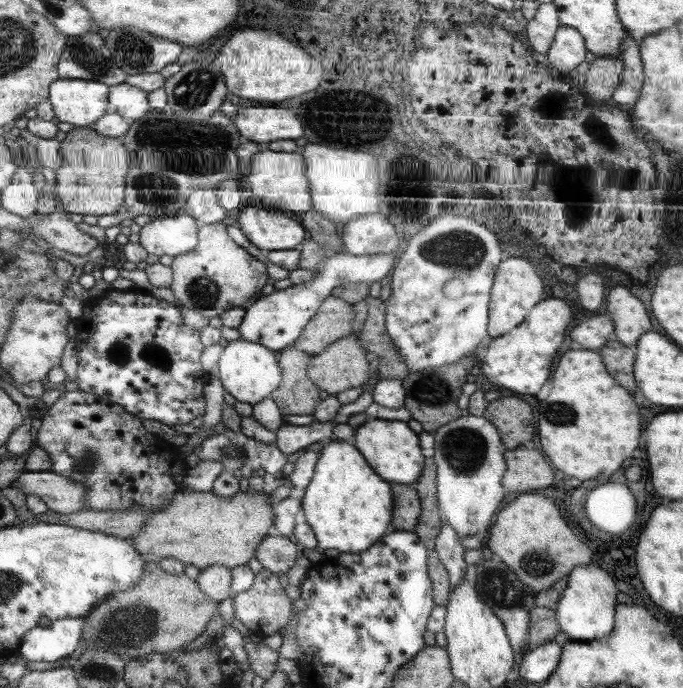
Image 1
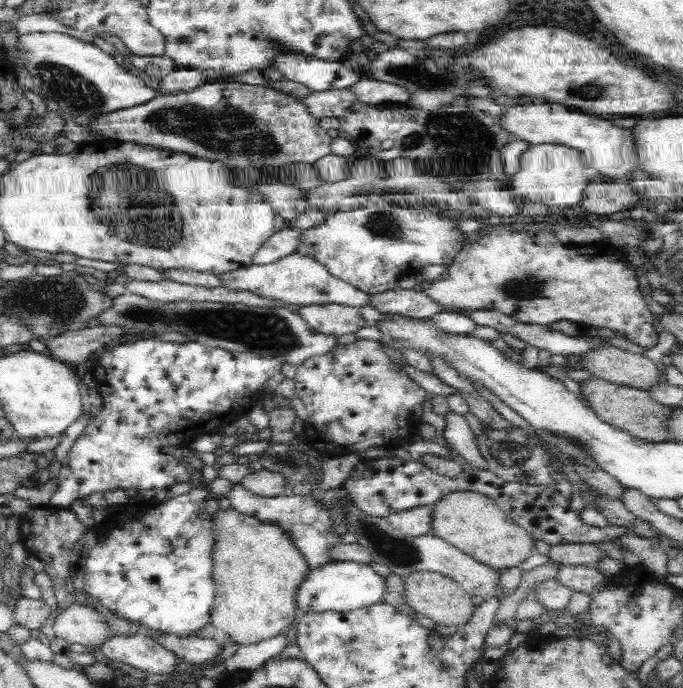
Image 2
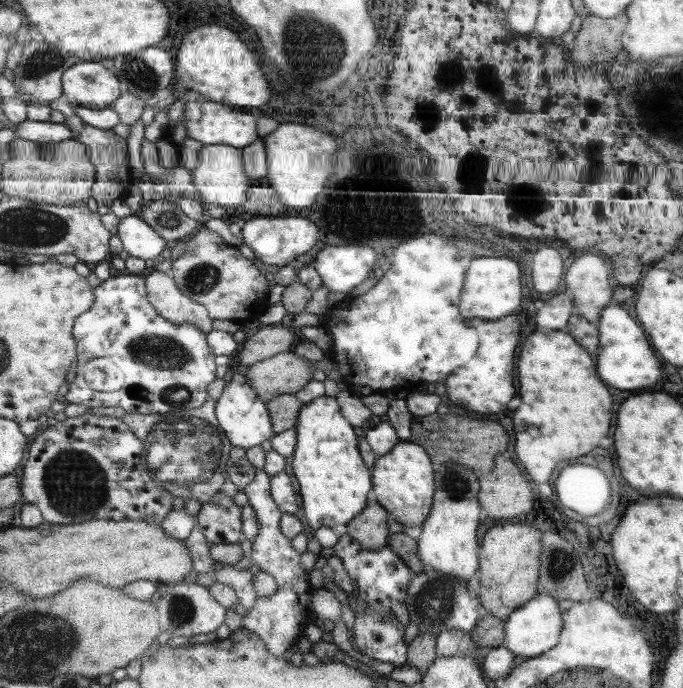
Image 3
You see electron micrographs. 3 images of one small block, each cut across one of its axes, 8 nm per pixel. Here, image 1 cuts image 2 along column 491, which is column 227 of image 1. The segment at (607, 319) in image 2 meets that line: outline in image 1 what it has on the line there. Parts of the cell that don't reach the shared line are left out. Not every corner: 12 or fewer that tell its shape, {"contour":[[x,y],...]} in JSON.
{"contour":[[221,222],[174,256],[175,300],[208,319],[246,309],[267,265]]}

